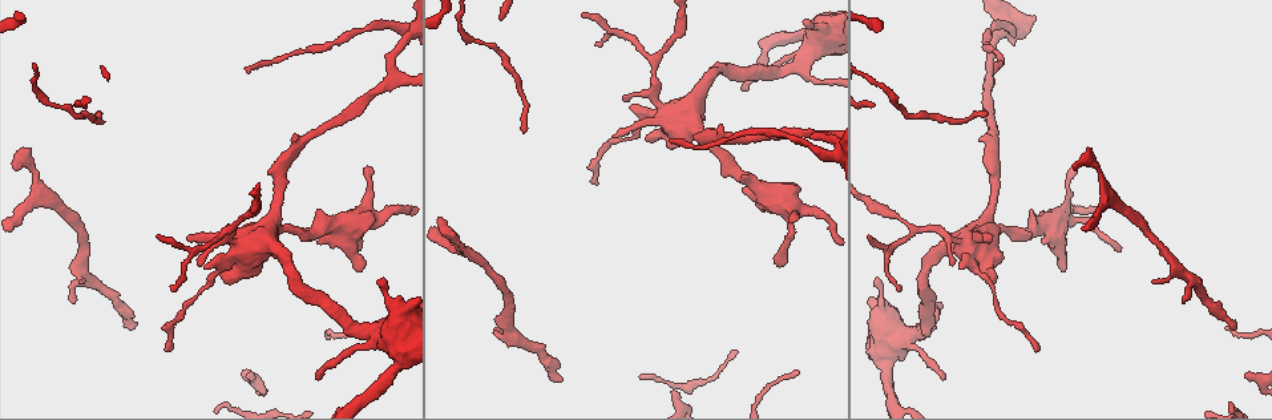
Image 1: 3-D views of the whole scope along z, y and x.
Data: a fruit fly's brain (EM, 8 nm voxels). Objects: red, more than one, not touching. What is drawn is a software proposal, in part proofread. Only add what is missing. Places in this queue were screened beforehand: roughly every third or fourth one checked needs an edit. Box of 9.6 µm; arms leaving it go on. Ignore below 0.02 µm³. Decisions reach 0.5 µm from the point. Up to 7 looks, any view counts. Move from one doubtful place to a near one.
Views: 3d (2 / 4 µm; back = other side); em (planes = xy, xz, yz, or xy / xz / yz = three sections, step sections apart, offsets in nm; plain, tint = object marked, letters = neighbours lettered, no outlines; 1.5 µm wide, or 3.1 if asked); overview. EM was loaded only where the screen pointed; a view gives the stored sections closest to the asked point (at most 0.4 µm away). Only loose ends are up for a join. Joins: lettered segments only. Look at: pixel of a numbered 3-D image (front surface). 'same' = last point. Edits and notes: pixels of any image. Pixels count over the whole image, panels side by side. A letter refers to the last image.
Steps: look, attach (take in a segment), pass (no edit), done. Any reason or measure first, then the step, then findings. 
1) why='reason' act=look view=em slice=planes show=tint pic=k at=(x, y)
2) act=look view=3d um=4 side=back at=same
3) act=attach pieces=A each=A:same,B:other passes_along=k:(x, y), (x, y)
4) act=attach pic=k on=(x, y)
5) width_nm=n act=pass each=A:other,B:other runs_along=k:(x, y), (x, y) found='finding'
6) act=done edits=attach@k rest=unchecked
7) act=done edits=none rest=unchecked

why='branch stops here' act=look view=em slice=planes show=tint pic=1 at=(782, 264)

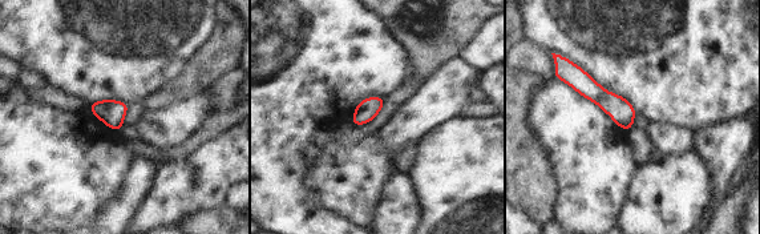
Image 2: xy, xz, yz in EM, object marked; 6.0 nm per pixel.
why='see the neighbours' act=look view=em slice=planes show=letters at=same

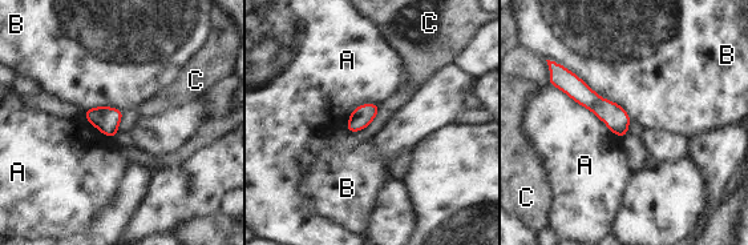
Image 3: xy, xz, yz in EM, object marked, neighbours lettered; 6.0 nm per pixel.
act=pass each=A:other,B:other,C:other runs_along=3:(562, 79), (595, 103), (623, 132) found='none of them fits'

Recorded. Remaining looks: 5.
why='an open end' act=look view=em slice=xz step=4 show=letters pic=1 at=(372, 170)

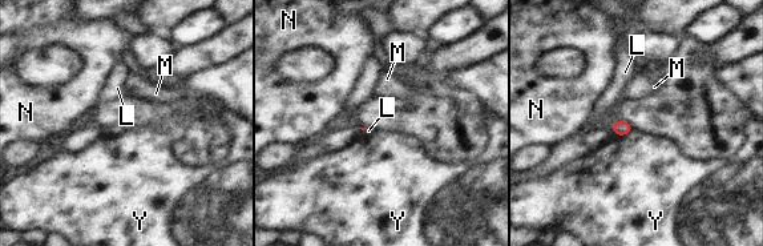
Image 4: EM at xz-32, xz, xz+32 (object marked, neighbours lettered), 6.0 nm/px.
act=look view=em slice=planes show=letters at=same

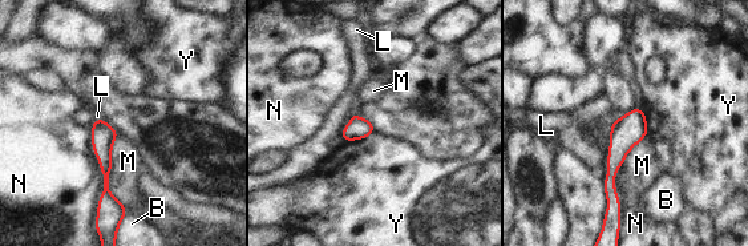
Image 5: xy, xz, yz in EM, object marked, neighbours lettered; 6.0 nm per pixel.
longest_contact=N:550nm act=pass each=B:other,L:other,M:other,N:other,Y:other runs_along=5:(637, 112), (613, 164), (614, 200) found='none of them fits'

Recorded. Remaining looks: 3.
act=look view=em slice=planes show=letters pic=1 at=(807, 21)

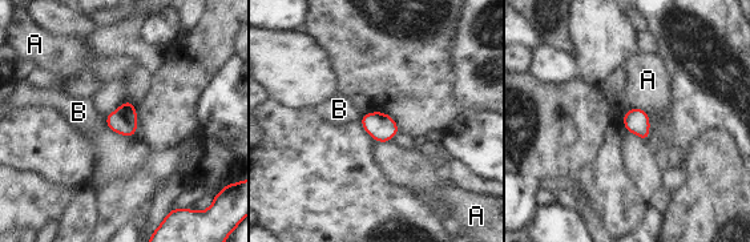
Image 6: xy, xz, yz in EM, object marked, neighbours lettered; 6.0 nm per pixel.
act=pass each=A:other,B:other border=6:(648, 112), (630, 108), (624, 113) found='none of them fits'

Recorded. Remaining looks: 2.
act=done edits=none rest=unchecked

